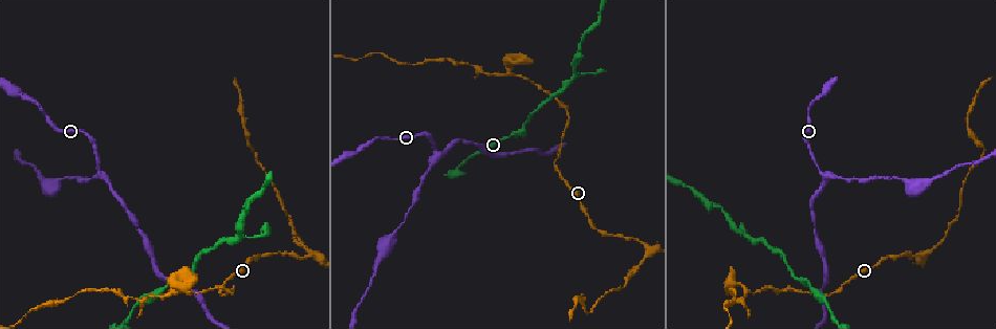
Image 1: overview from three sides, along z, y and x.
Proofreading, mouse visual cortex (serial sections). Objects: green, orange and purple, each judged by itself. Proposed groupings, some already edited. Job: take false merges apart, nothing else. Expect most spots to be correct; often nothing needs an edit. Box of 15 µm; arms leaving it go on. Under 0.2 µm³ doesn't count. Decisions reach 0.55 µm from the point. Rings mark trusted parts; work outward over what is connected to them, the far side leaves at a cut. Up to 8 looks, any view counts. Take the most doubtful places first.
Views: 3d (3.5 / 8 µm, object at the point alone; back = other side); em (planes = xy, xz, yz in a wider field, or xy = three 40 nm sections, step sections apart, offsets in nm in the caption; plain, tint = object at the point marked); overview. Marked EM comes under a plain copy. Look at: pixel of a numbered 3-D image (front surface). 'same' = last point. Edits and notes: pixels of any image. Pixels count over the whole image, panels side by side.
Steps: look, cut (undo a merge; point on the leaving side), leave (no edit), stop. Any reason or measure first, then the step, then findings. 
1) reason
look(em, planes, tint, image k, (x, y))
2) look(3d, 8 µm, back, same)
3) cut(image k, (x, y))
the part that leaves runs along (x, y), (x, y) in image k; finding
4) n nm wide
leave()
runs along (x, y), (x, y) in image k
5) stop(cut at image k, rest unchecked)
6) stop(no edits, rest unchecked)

two arms in line, one across
look(3d, 3.5 µm, image 1, (514, 73))

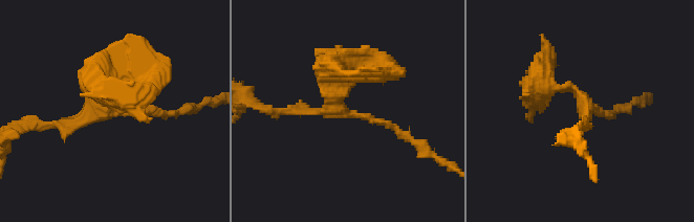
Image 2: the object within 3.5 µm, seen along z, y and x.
3 arms
leave()
runs along (612, 111), (585, 111), (571, 89), (540, 92) in image 2; one cell here

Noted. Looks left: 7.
thin neck
look(3d, 3.5 µm, image 1, (471, 64))

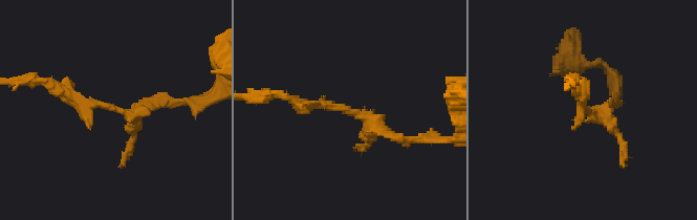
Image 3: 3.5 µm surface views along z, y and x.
look(em, xy, step 5, tint, image 3, (115, 107))

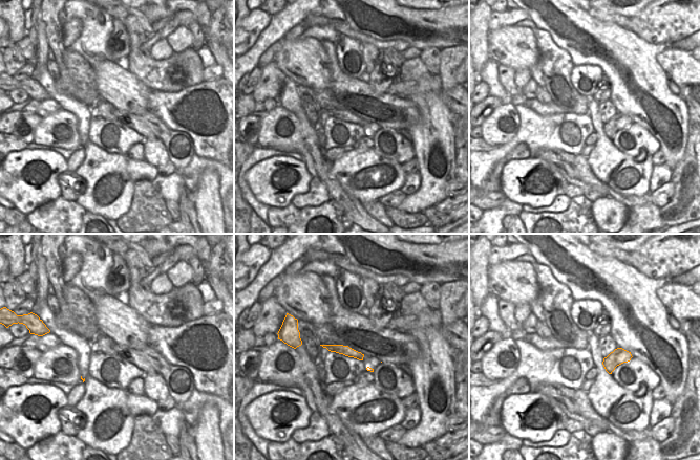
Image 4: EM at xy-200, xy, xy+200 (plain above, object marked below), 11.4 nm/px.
leave()
runs along (408, 139), (344, 107), (289, 100) in image 3; all the same cell

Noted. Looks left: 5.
arms part here
look(3d, 3.5 µm, back, image 1, (648, 249))

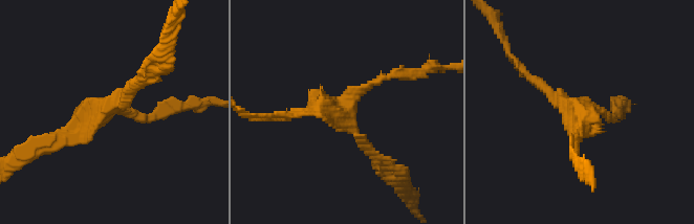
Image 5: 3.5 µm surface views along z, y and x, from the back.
3 arms; arms of 150, 150, 150 nm
look(em, xy, step 1, tint, image 5, (346, 111))

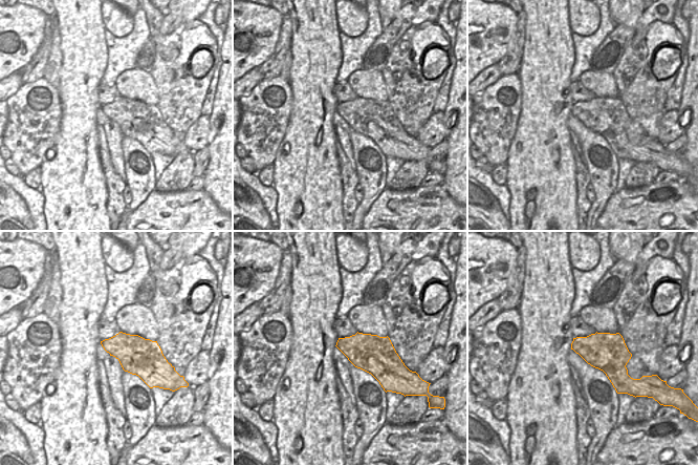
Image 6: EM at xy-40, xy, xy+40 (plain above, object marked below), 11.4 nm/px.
leave()
runs along (615, 110), (567, 107), (529, 77) in image 5; all the same cell

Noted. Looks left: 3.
stop(no edits, rest unchecked)

